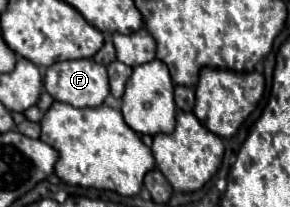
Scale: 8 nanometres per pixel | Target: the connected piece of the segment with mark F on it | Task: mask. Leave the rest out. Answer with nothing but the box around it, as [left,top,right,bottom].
[43,60,109,106]

